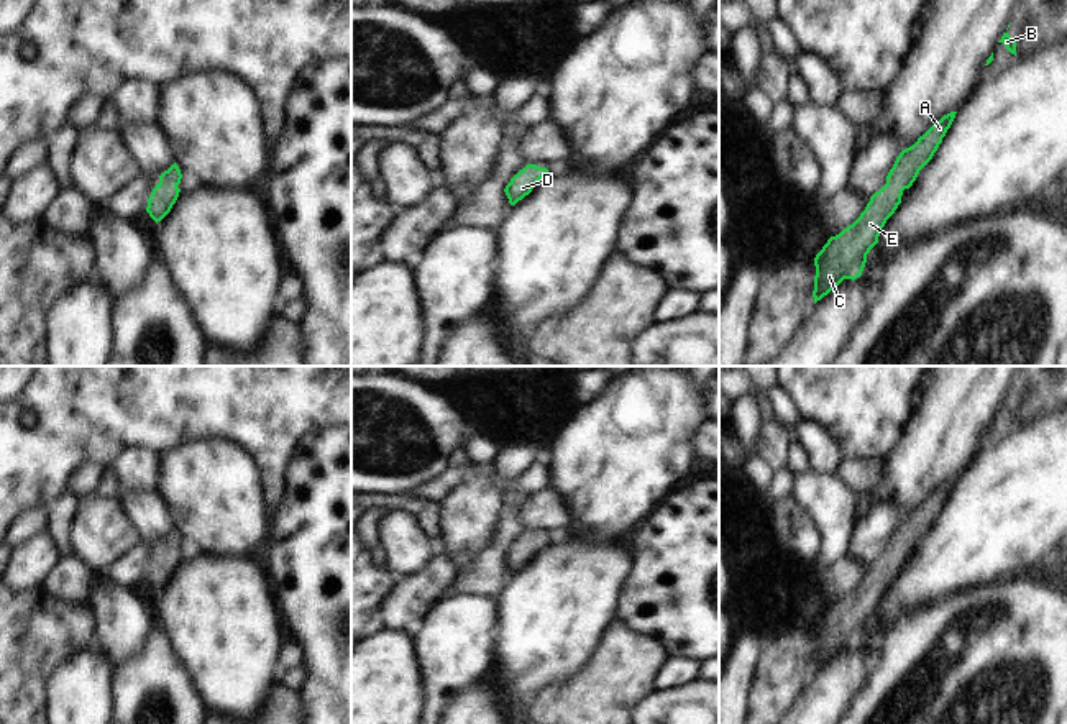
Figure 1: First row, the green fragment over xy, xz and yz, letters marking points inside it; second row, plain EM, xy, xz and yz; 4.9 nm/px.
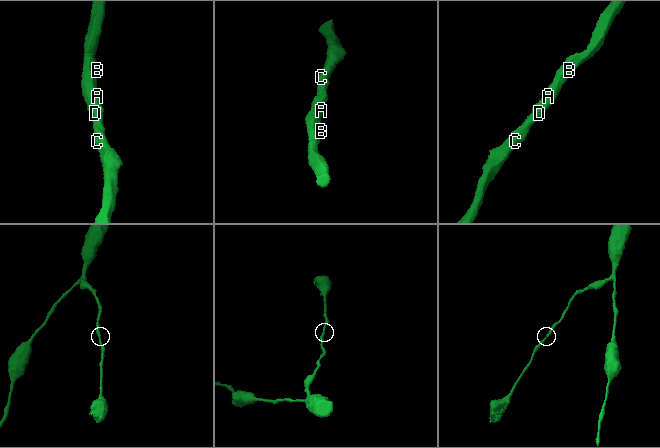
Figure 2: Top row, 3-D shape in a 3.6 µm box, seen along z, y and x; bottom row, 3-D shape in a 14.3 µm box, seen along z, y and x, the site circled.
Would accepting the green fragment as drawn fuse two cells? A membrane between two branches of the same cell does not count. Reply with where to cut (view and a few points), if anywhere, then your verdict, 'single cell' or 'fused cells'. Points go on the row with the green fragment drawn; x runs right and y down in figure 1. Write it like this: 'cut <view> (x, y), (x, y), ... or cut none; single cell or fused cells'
cut none; single cell

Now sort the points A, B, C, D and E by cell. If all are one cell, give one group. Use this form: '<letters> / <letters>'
A B C D E

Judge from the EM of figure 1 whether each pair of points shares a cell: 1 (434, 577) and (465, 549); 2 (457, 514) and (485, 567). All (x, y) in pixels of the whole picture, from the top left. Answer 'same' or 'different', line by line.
1: different
2: different

